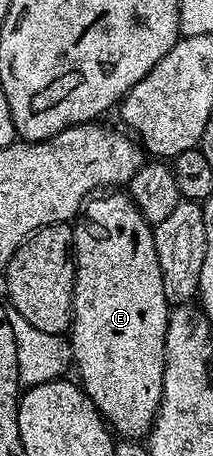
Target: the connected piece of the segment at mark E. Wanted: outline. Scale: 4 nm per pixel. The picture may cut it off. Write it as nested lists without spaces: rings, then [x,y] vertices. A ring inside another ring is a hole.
[[[114,190],[109,194],[98,194],[87,200],[82,211],[73,221],[72,227],[74,229],[74,318],[68,333],[68,343],[72,353],[73,367],[75,369],[78,367],[79,377],[77,376],[77,379],[80,381],[82,391],[86,393],[86,397],[93,402],[103,420],[119,437],[149,437],[150,427],[154,425],[154,419],[162,401],[162,375],[166,361],[166,331],[172,311],[164,294],[164,278],[160,274],[160,262],[156,258],[154,229],[142,217],[142,212],[136,207],[129,195],[122,190]]]

